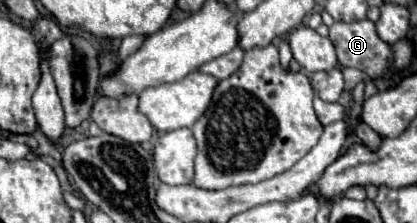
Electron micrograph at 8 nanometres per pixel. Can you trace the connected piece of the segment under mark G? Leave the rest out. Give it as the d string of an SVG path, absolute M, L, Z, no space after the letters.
M370 20L334 22L330 26L330 40L340 66L358 68L372 80L384 76L392 64L392 48L380 40Z

